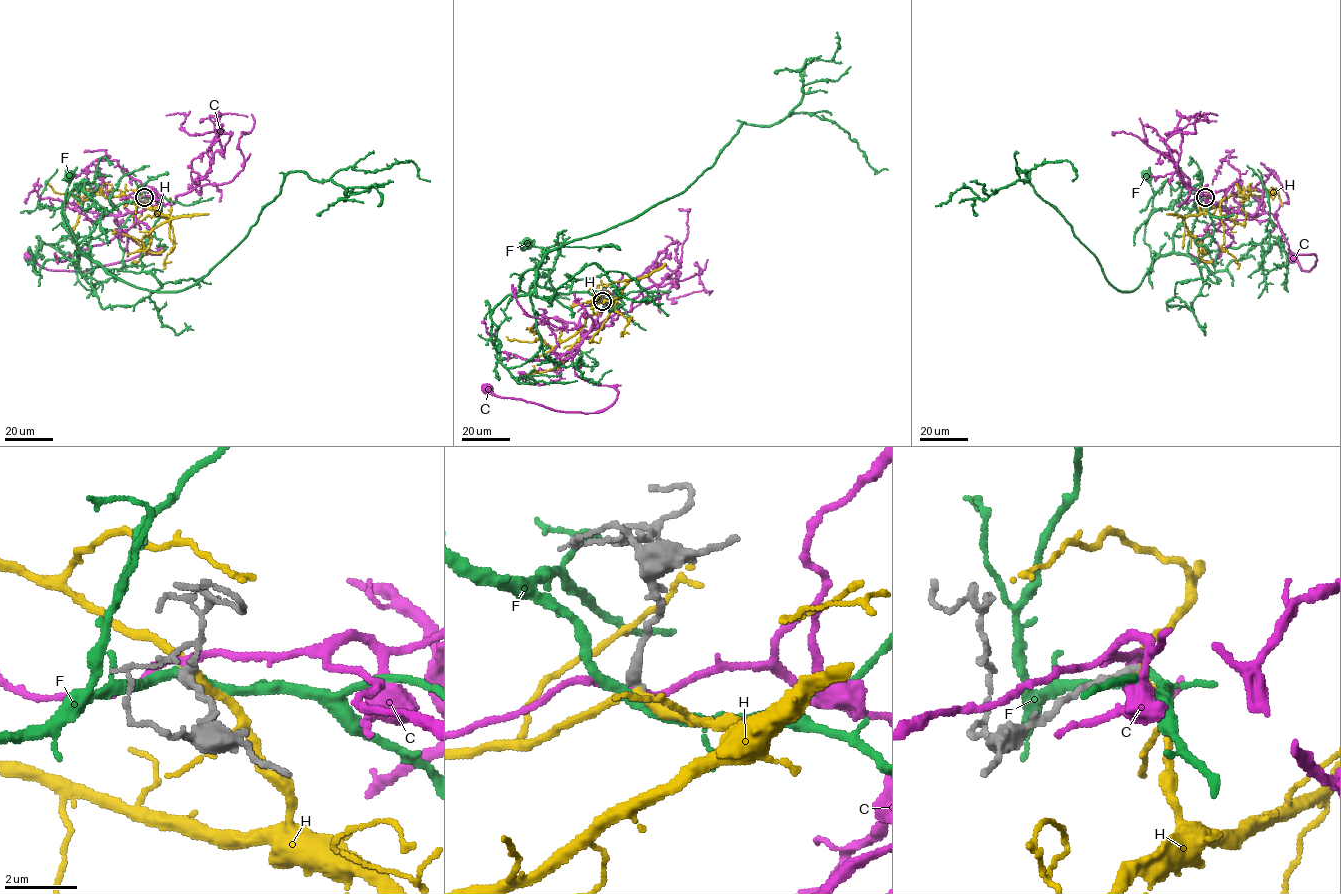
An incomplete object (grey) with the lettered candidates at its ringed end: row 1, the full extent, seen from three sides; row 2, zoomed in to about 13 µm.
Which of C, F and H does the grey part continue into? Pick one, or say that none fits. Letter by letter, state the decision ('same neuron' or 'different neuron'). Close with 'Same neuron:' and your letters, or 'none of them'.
C: different neuron
F: different neuron
H: different neuron
Same neuron: none of them

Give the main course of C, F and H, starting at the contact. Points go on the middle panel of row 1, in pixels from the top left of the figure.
C: (601, 302), (618, 311), (593, 326), (572, 364), (578, 376), (618, 392), (603, 410), (565, 412), (487, 390)
F: (601, 302), (587, 292), (557, 293), (534, 284), (535, 269), (548, 250), (534, 240), (522, 249), (527, 244)
H: (602, 301), (608, 304), (586, 318), (580, 339), (567, 351), (564, 360), (555, 368), (524, 376), (525, 379)

